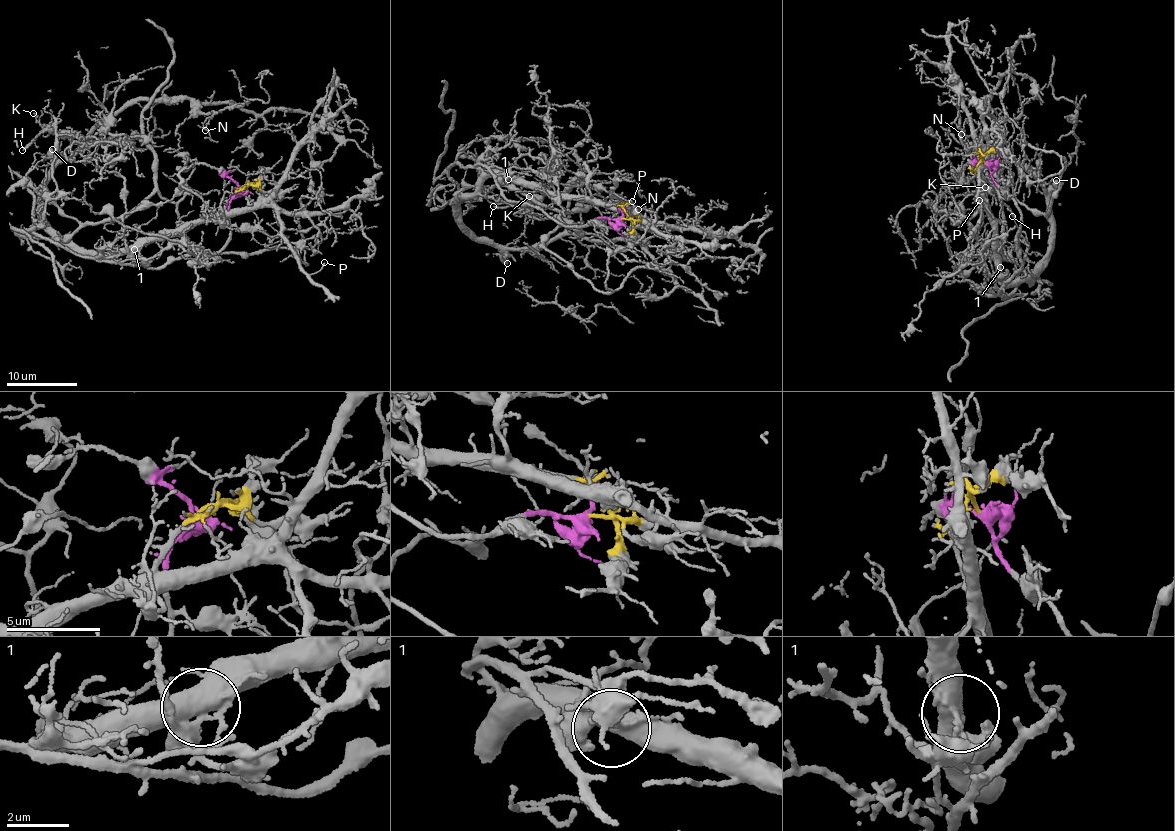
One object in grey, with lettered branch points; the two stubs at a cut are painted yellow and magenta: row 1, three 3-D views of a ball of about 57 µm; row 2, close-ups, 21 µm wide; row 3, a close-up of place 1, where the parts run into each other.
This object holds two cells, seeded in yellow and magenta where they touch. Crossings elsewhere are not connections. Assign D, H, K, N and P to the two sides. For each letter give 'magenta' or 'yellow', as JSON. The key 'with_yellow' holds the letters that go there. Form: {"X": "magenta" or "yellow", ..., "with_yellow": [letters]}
{"D": "yellow", "H": "magenta", "K": "magenta", "N": "yellow", "P": "yellow", "with_yellow": ["D", "N", "P"]}

